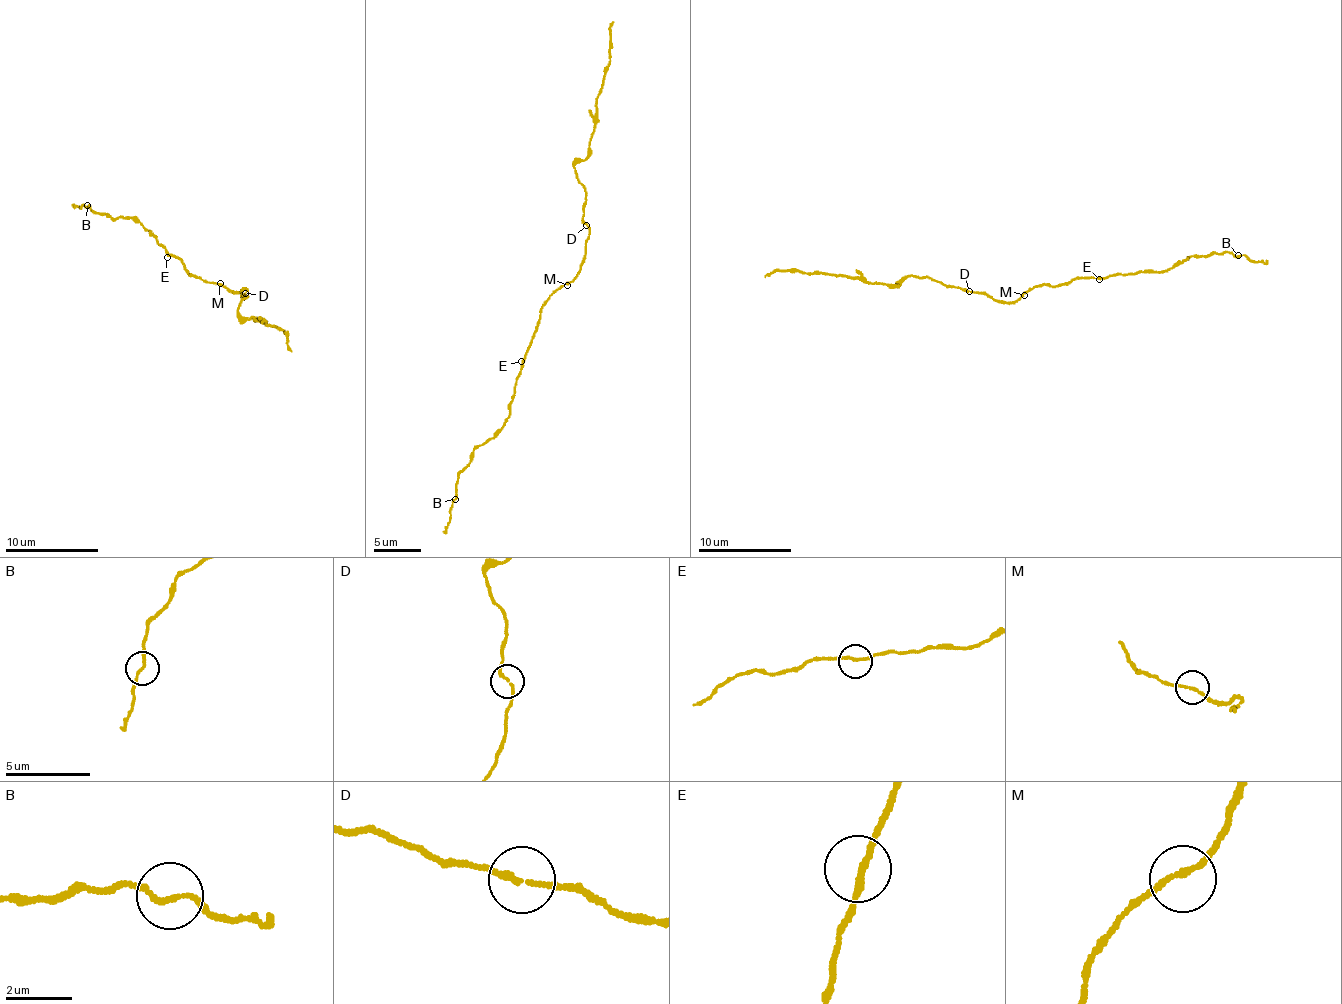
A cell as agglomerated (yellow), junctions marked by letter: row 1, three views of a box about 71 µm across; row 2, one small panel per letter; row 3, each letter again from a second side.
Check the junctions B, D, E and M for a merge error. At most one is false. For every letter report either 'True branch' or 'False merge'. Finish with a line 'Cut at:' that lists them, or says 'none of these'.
B: True branch
D: True branch
E: True branch
M: True branch
Cut at: none of these

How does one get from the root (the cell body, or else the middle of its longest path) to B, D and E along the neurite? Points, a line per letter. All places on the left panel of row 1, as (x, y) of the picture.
B: (220, 284), (189, 274), (180, 258), (169, 255), (142, 223), (94, 212), (87, 205)
D: (220, 284), (233, 293), (247, 289), (245, 292)
E: (220, 284), (189, 274), (177, 256), (167, 257)

